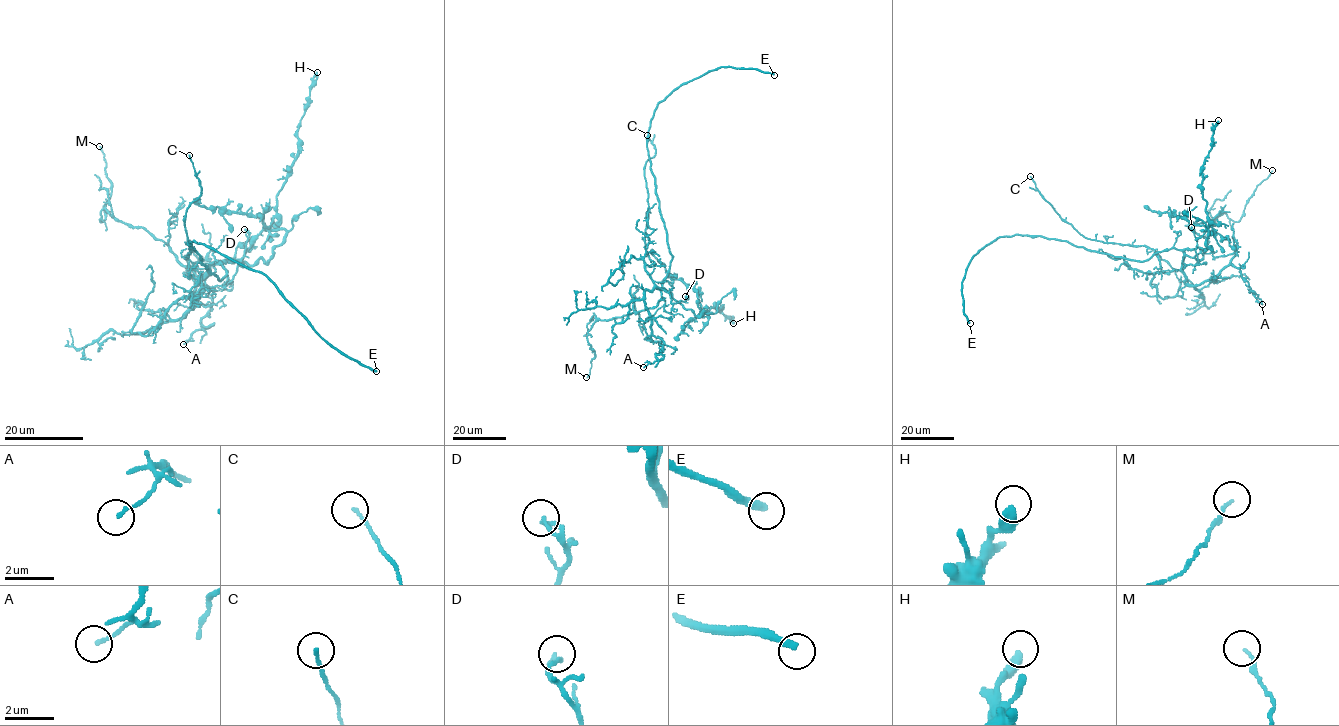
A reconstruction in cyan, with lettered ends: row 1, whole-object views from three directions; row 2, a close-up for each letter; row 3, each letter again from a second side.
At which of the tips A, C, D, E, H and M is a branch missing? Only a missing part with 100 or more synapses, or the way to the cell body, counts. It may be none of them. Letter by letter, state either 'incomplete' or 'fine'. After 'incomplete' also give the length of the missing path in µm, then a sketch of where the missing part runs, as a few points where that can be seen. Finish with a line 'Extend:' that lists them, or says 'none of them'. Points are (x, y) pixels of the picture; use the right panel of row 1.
A: fine
C: fine
D: fine
E: incomplete; missing 15 µm
H: fine
M: fine
Extend: E

